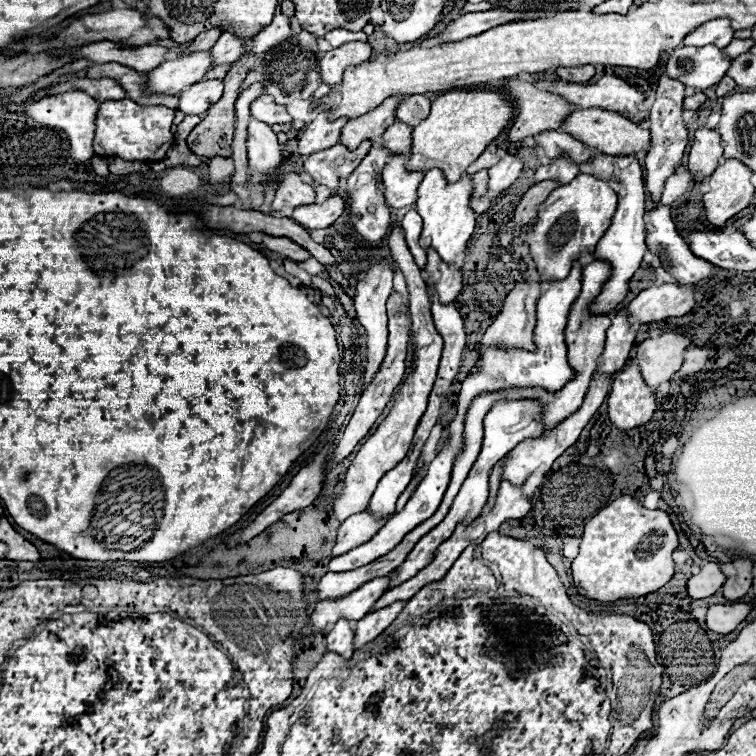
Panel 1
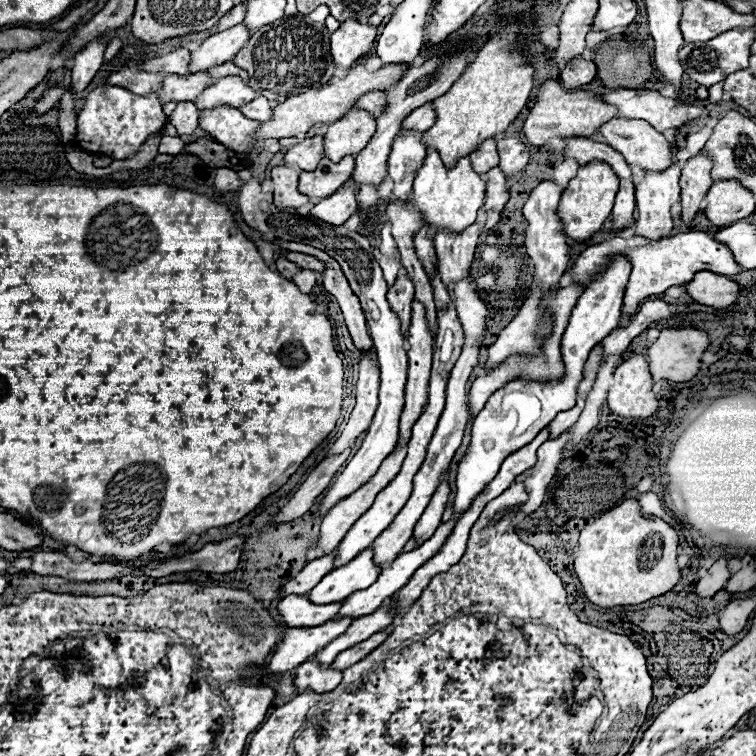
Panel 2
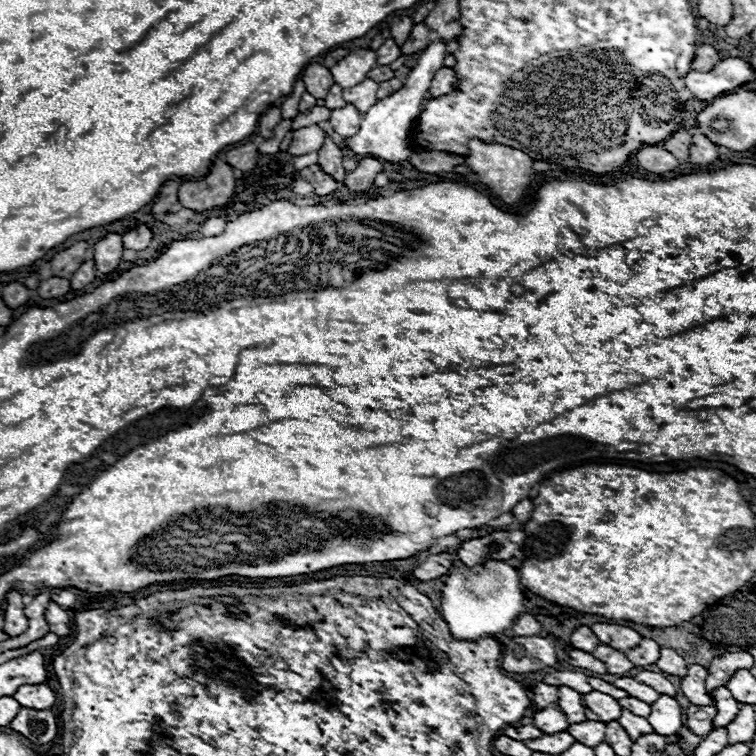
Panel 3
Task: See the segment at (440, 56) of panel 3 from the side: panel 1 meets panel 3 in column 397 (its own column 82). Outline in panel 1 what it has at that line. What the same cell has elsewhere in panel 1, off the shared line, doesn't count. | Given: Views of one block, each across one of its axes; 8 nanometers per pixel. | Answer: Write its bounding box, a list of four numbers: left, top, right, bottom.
[24,92,100,160]

